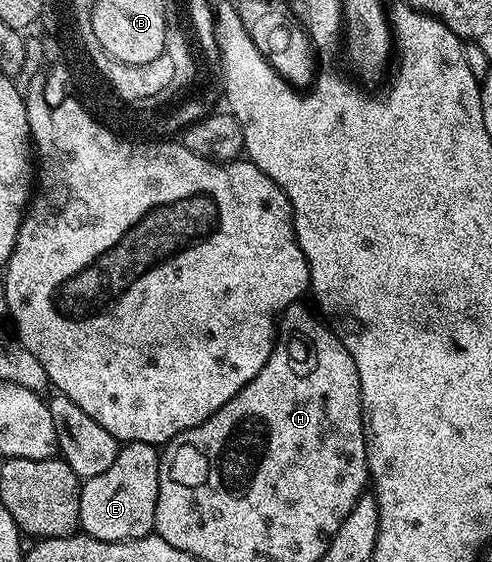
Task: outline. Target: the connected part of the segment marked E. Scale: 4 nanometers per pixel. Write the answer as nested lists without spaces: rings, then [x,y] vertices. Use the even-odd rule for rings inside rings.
[[[133,440],[120,449],[114,463],[94,478],[83,481],[80,485],[80,527],[85,536],[93,536],[102,542],[126,542],[143,536],[153,535],[156,527],[156,507],[158,506],[158,470],[160,452],[157,445]]]

